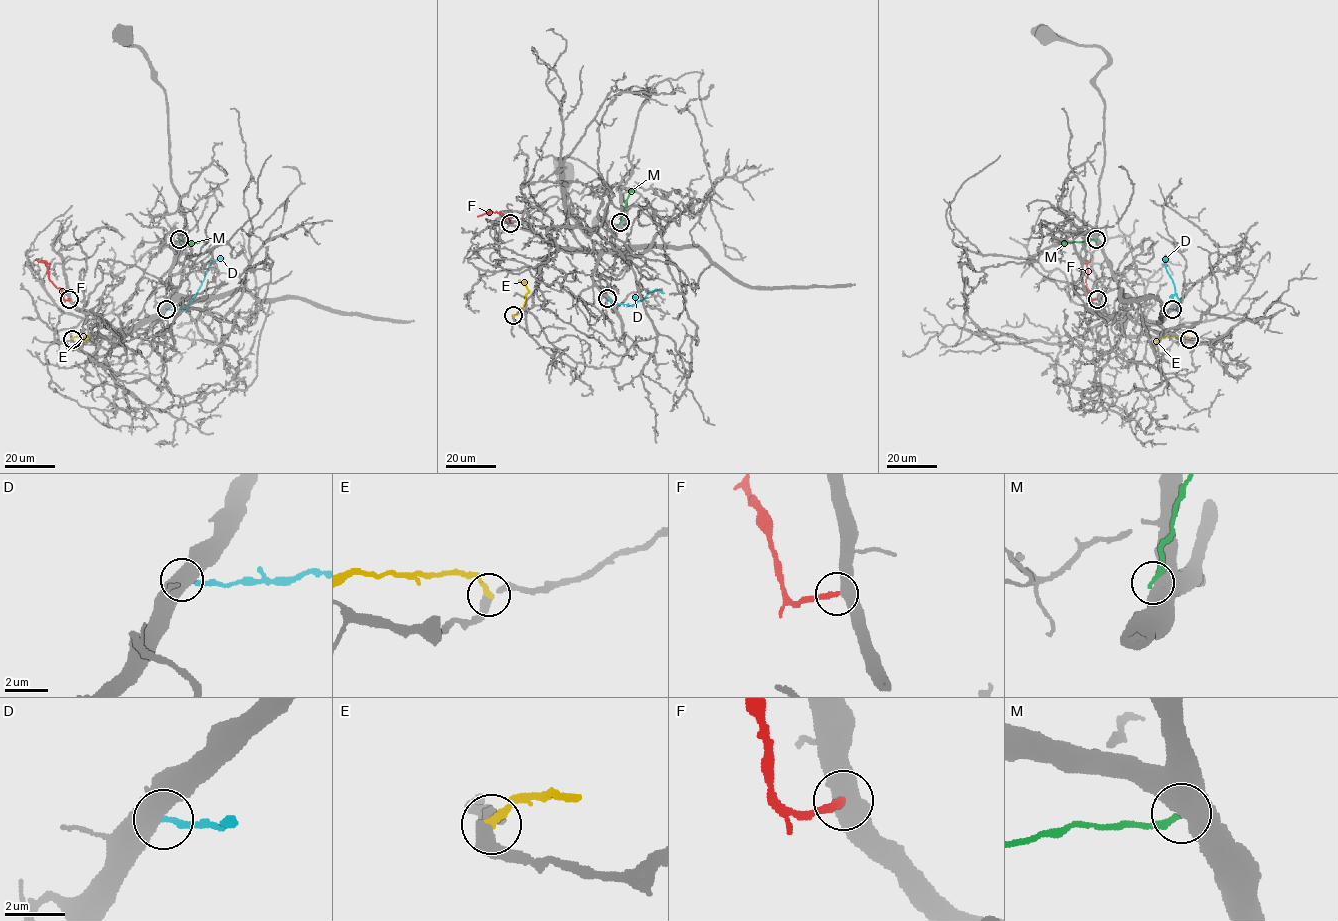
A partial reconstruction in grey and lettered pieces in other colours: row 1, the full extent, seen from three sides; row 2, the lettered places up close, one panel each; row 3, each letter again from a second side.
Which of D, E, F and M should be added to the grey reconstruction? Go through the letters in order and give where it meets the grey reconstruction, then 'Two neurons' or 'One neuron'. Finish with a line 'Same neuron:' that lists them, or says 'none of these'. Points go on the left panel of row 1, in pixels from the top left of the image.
D: Touches grey at (166, 309). Two neurons
E: Touches grey at (72, 339). Two neurons
F: Touches grey at (69, 299). One neuron
M: Touches grey at (179, 239). Two neurons
Same neuron: F

